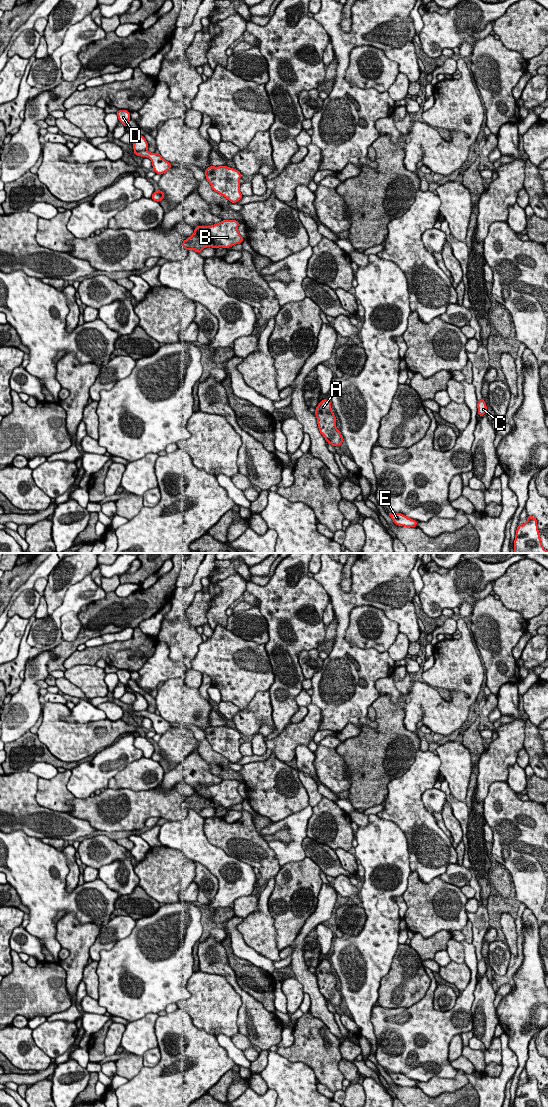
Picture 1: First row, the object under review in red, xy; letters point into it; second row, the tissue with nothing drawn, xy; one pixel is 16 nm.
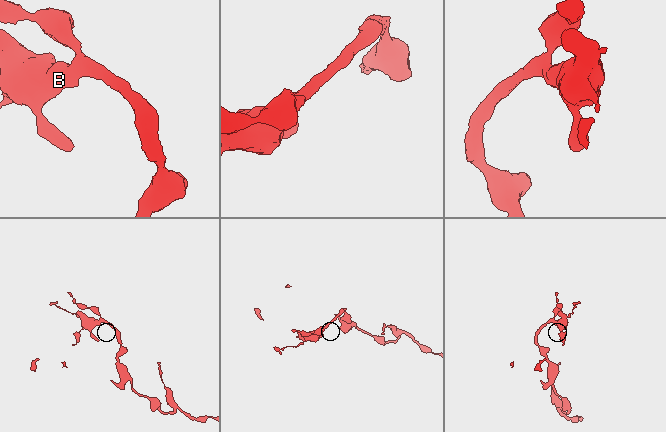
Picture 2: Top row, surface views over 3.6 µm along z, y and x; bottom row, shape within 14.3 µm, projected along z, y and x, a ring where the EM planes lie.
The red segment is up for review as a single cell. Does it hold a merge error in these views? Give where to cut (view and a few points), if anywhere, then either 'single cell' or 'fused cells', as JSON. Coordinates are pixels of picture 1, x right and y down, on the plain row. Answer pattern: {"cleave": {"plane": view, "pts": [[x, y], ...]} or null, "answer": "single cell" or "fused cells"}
{"cleave": {"plane": "xy", "pts": [[146, 709], [135, 712]]}, "answer": "fused cells"}

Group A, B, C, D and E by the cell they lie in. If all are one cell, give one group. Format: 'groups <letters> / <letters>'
groups A B C E / D

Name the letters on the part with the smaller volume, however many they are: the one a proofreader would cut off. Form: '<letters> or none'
D

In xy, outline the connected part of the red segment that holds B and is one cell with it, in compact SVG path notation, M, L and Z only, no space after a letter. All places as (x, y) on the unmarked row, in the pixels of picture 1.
M222 780L211 786L197 786L194 794L183 801L182 807L187 811L192 809L198 814L205 807L229 808L243 802L243 797L238 792L239 782L237 780Z

